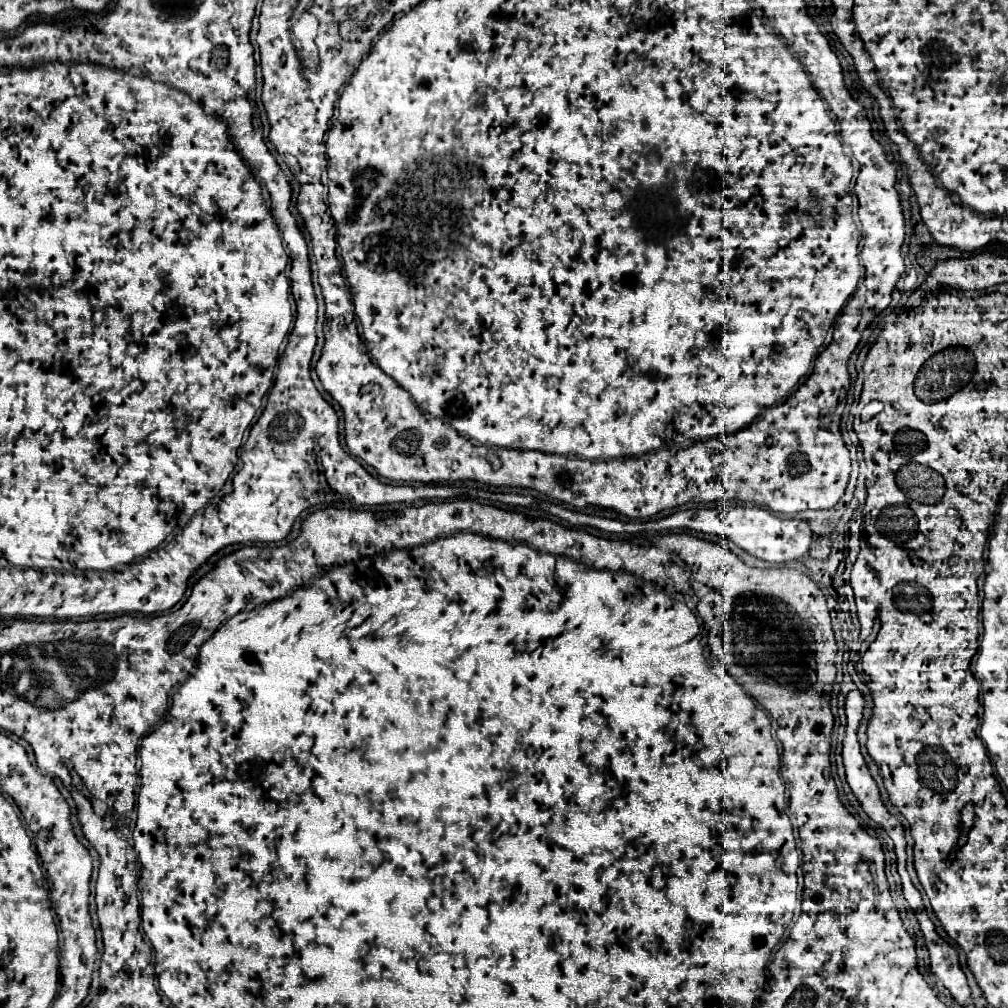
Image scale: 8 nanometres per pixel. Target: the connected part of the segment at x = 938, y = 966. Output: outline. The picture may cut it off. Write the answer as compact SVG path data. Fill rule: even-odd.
M917 910L917 918L919 918L921 930L925 934L927 950L929 950L930 972L945 984L945 988L953 994L953 998L971 998L971 990L959 966L955 948L935 932L935 926L927 914Z

